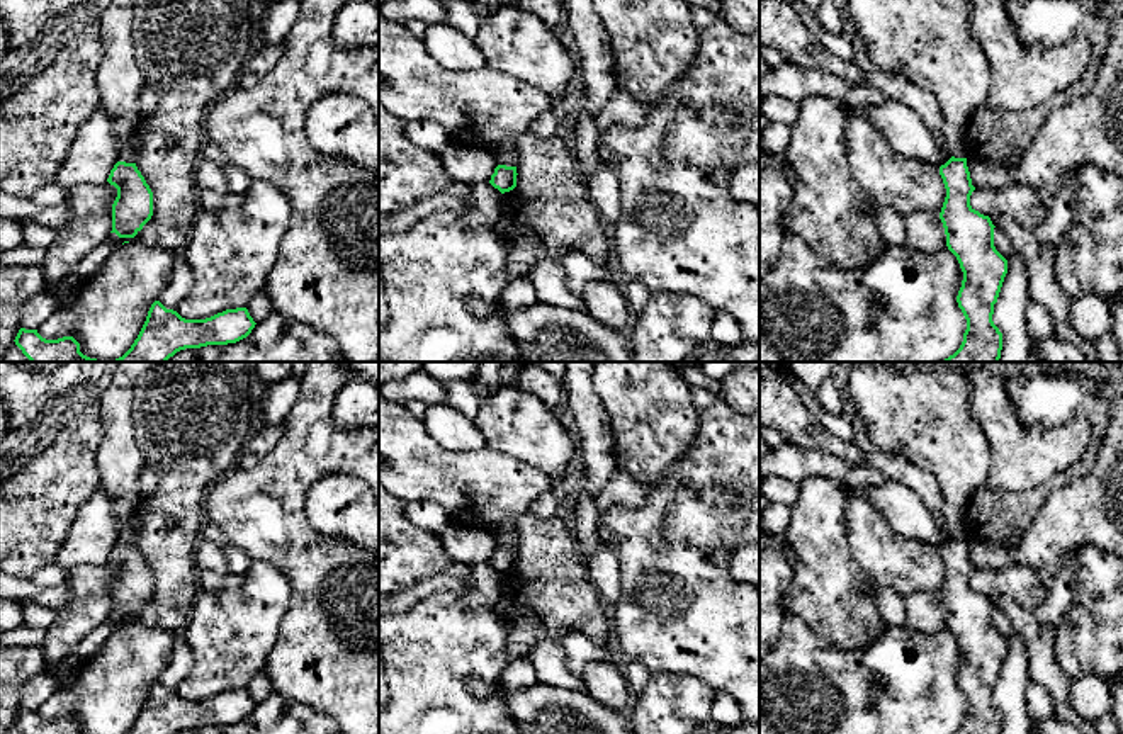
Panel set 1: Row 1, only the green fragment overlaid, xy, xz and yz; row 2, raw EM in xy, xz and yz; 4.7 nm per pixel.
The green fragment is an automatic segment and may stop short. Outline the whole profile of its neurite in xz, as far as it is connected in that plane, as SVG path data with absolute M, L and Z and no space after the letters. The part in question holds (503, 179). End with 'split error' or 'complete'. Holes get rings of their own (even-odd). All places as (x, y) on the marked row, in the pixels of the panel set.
M498 165L489 184L505 194L516 187L516 175L516 167Z; complete

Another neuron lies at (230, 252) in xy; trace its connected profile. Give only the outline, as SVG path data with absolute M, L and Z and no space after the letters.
M253 178L240 207L200 209L182 255L194 284L175 309L185 319L206 319L246 308L265 287L292 207L270 182Z

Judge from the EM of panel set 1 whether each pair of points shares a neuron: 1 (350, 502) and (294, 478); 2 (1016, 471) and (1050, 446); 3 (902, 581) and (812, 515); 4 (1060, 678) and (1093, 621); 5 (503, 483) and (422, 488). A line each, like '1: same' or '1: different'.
1: different
2: same
3: different
4: different
5: same

